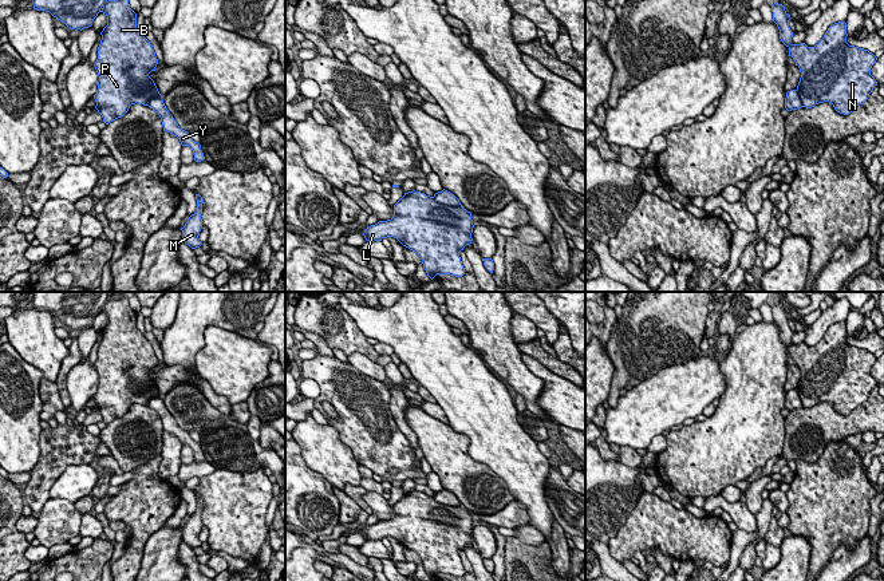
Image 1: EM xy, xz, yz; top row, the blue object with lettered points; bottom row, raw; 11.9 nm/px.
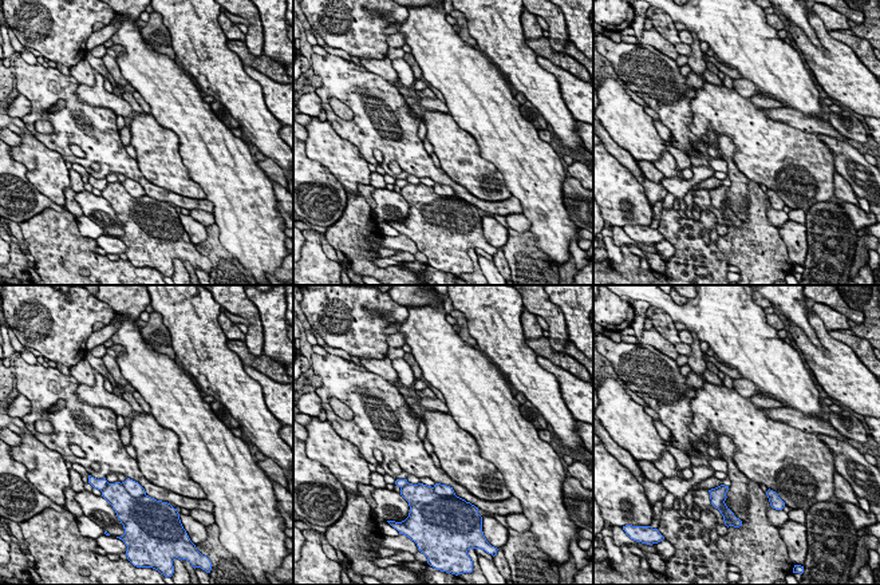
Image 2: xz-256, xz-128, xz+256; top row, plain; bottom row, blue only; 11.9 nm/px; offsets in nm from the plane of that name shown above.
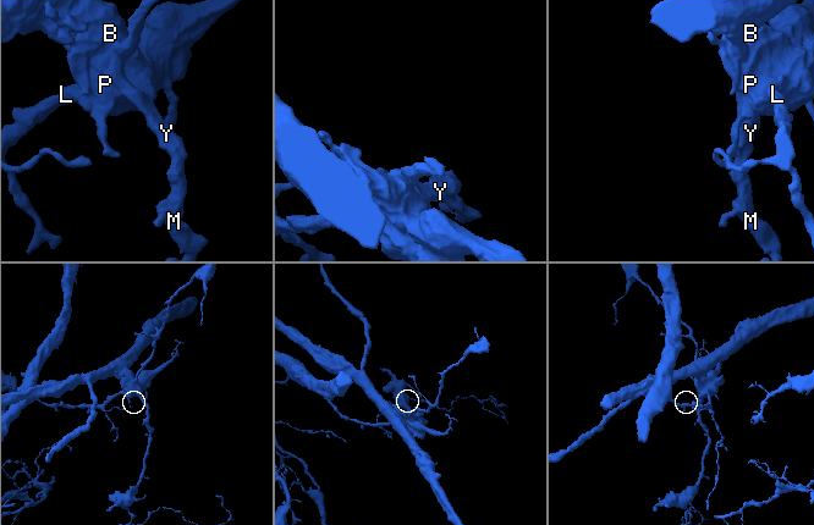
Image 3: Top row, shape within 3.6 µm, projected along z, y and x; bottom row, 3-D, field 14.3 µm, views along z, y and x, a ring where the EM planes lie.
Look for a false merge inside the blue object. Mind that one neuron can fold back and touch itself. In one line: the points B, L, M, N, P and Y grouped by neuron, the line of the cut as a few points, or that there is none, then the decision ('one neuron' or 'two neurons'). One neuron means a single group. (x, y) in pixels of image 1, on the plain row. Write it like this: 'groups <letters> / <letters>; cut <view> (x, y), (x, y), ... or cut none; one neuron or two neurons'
groups B L N P / M Y; cut xz (431, 497), (438, 502), (461, 506); two neurons

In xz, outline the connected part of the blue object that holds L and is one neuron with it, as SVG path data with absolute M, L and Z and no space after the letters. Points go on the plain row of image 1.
M409 491L394 505L394 517L368 526L366 541L396 538L415 552L433 580L437 574L462 577L459 552L471 544L471 513L462 506L438 503L421 491Z

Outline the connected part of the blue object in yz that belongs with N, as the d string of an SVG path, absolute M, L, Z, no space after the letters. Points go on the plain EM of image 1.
M838 321L814 347L789 345L789 356L801 372L797 392L802 407L829 402L837 412L848 415L867 402L877 386L871 375L877 357L868 349L849 345L846 336L846 323Z

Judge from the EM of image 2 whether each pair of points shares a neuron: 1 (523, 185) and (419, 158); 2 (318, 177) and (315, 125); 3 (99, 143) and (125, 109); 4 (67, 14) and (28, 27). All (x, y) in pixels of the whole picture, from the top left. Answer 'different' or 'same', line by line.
1: different
2: different
3: different
4: same

